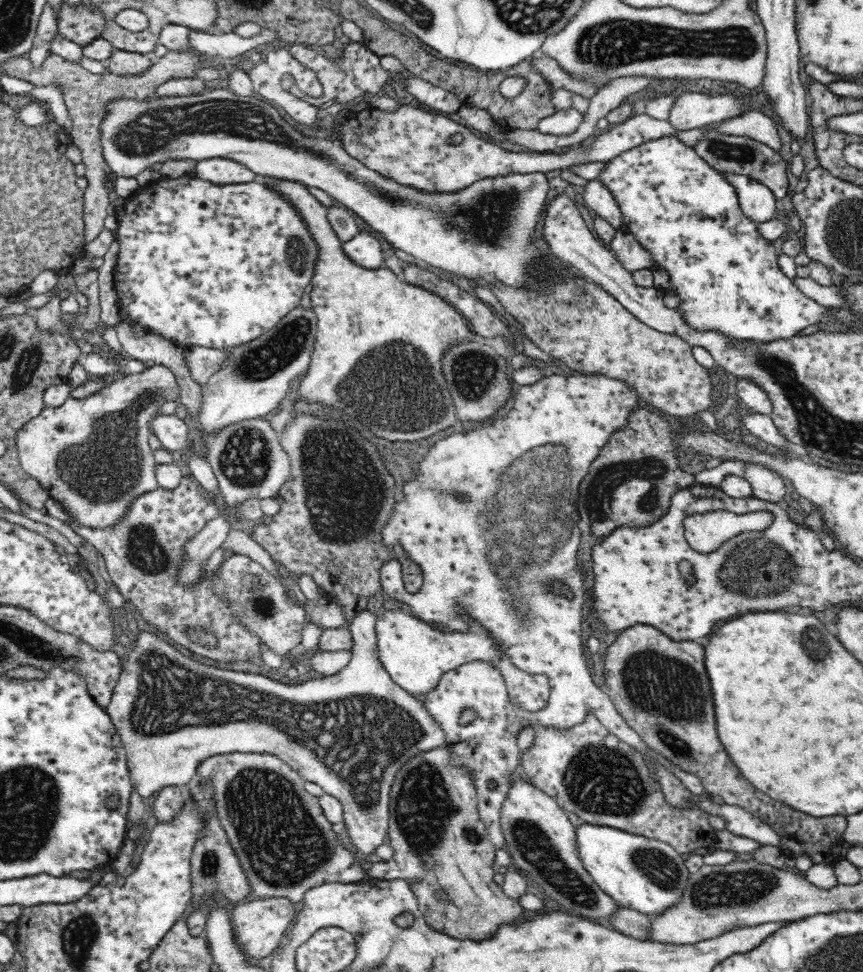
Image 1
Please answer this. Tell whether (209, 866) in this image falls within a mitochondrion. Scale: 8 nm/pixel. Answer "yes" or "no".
yes

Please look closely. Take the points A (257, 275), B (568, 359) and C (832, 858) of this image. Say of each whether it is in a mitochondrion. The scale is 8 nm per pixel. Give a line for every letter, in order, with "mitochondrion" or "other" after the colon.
A: other
B: other
C: other

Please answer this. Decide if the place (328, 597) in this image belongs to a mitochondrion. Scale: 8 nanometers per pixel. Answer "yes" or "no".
no

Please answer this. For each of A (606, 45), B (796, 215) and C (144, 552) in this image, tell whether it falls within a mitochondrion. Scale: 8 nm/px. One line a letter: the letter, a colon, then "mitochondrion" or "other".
A: mitochondrion
B: other
C: mitochondrion

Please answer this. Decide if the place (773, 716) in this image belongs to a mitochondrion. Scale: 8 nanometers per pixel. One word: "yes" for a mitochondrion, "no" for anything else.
no

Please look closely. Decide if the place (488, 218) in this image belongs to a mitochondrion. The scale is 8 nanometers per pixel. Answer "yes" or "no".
yes

